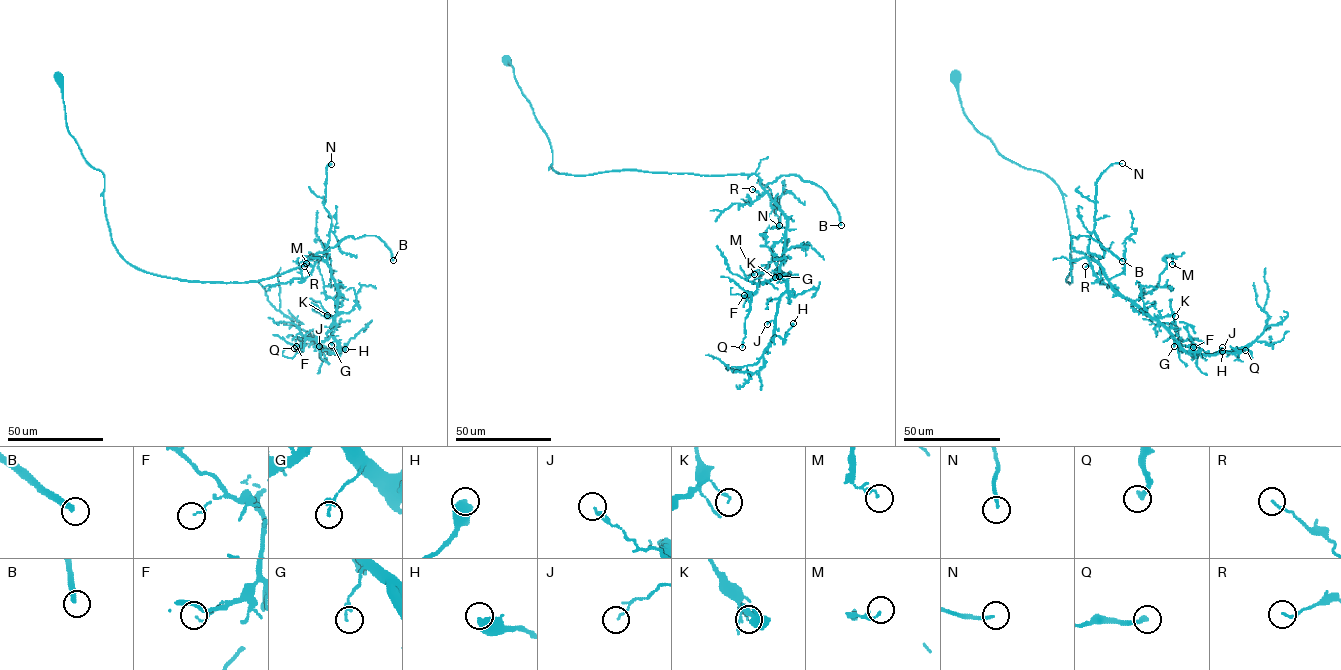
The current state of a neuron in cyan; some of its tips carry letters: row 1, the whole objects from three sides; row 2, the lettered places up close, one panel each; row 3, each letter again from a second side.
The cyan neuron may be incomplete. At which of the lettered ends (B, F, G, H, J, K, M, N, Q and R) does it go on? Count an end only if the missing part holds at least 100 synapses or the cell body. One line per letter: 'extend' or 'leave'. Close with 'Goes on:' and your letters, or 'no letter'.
B: extend
F: leave
G: leave
H: leave
J: leave
K: leave
M: leave
N: leave
Q: leave
R: leave
Goes on: B

